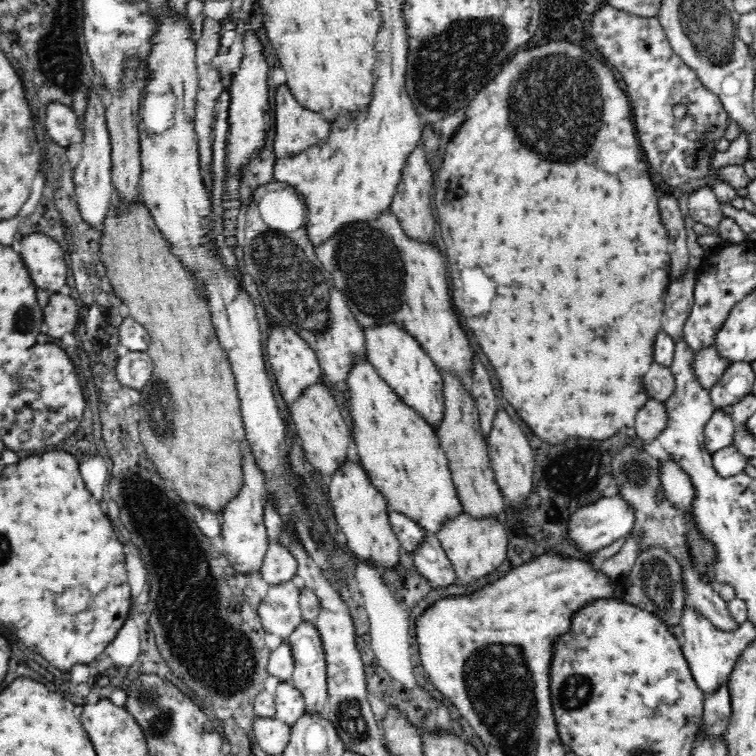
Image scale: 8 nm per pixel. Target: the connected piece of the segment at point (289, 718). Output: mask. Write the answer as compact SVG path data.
M282 681L277 686L275 711L275 716L290 726L306 711L304 697L291 681Z

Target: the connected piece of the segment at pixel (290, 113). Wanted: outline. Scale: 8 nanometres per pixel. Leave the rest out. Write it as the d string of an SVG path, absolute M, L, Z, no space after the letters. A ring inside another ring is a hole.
M286 82L280 84L274 96L271 141L277 158L292 158L316 144L328 140L329 122L316 110L308 110L294 99Z

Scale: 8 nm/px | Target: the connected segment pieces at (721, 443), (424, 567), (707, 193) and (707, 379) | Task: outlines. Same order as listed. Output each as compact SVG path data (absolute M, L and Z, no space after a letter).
M714 412L705 426L704 443L706 451L714 455L718 450L733 445L735 422L730 414Z
M436 535L426 536L413 554L413 565L428 581L442 589L456 584L454 567Z
M700 187L688 195L687 206L689 216L696 222L719 228L720 220L724 217L720 209L720 202L710 187Z
M706 346L706 348L695 352L692 368L700 385L711 389L715 384L718 384L718 380L722 378L722 374L730 366L730 363L726 358L720 357L716 347Z

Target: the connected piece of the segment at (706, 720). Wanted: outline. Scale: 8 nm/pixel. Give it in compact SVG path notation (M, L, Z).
M724 683L713 693L705 695L700 735L706 737L722 735L729 724L731 712L730 691L727 683Z

